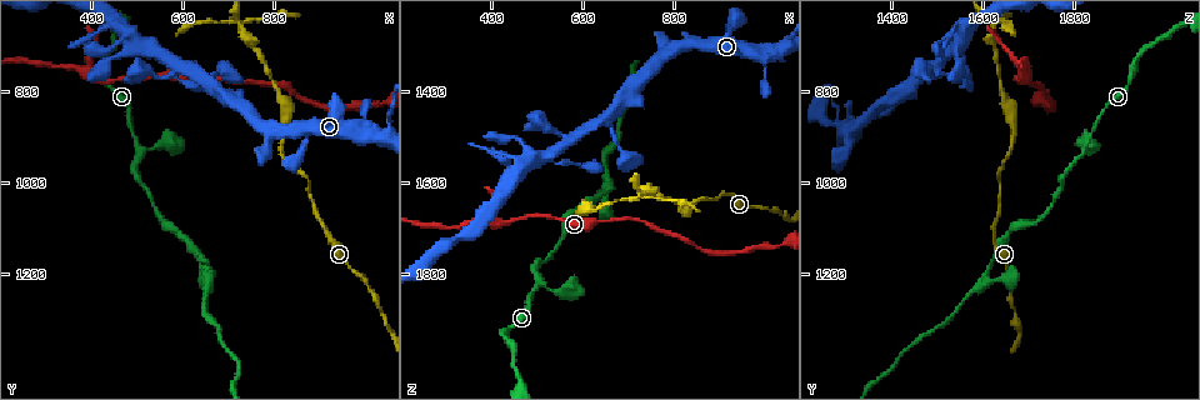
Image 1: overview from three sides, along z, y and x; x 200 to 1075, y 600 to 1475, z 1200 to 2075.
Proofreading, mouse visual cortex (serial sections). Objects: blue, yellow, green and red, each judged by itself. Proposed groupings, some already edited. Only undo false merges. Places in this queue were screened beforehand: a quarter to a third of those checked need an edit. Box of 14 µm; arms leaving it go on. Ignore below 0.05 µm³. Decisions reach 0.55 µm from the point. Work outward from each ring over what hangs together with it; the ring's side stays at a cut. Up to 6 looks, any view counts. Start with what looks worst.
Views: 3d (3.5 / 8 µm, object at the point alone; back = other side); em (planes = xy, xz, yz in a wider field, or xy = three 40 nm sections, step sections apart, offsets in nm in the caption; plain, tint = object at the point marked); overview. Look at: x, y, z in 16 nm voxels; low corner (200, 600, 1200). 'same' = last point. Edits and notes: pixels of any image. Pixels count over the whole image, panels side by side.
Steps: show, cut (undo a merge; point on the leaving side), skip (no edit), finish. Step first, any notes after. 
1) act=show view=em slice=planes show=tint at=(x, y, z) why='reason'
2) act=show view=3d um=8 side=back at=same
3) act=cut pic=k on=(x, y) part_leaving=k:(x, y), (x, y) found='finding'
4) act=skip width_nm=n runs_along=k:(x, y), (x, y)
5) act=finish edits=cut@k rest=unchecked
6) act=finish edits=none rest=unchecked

act=show view=3d um=3.5 at=(720, 660, 1625)

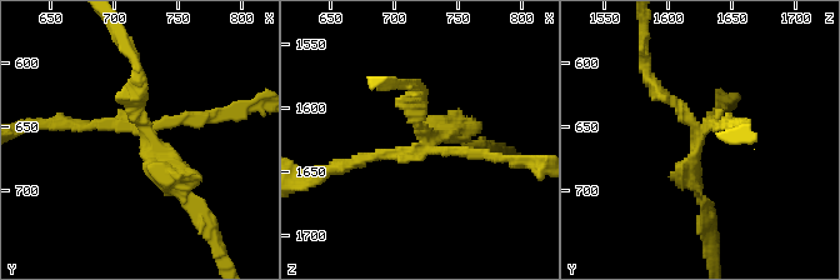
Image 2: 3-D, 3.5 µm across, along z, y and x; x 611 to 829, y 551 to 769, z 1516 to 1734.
act=show view=em slice=xy step=5 show=tint at=(722, 656, 1624) why='shape alone is not enough'

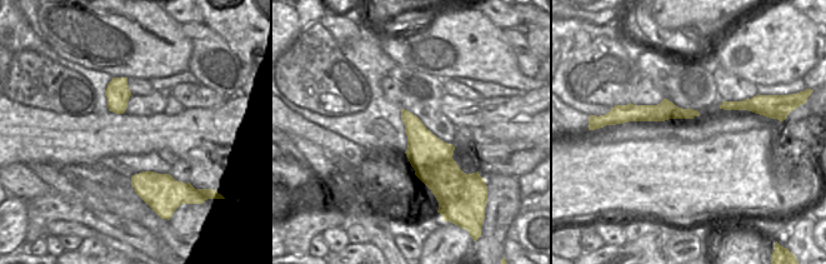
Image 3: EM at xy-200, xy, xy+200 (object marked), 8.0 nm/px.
act=show view=em slice=xy step=2 show=tint at=same why='another direction'

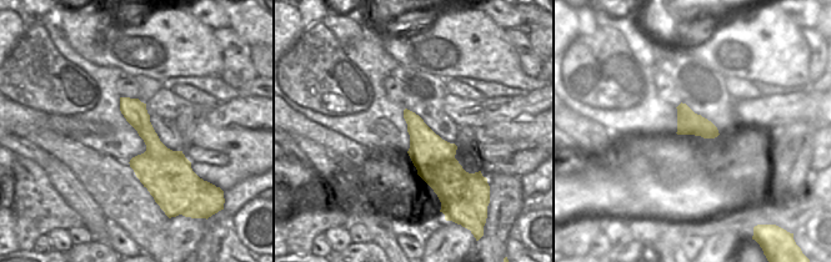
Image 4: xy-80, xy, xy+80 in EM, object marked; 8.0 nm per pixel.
act=cut pic=2 on=(194, 123) part_leaving=2:(133, 126), (129, 123), (33, 123) found='a second cell is stuck on'

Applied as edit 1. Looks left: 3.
act=show view=overview

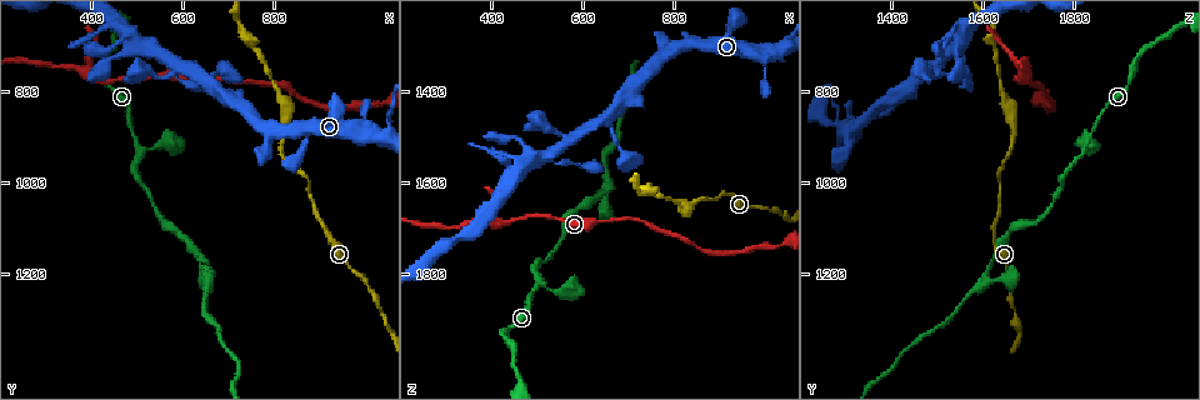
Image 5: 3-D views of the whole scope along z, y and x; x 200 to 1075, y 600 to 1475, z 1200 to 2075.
act=show view=3d um=3.5 at=(390, 755, 1680) why='calibre changes'

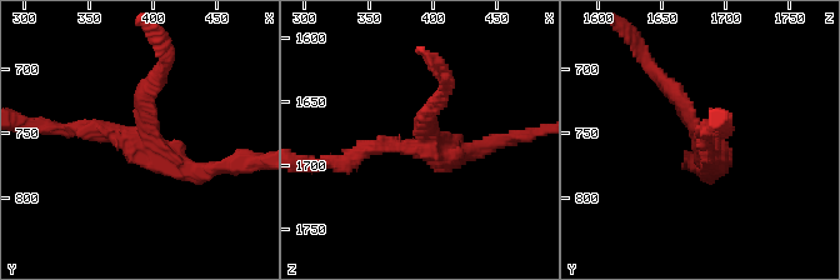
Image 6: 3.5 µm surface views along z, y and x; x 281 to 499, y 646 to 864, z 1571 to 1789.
act=cut pic=6 on=(679, 90) part_leaving=6:(691, 124), (689, 111), (628, 35) found='two cells meet here'

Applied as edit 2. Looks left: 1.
act=finish edits=cut@2,cut@6 rest=unchecked

